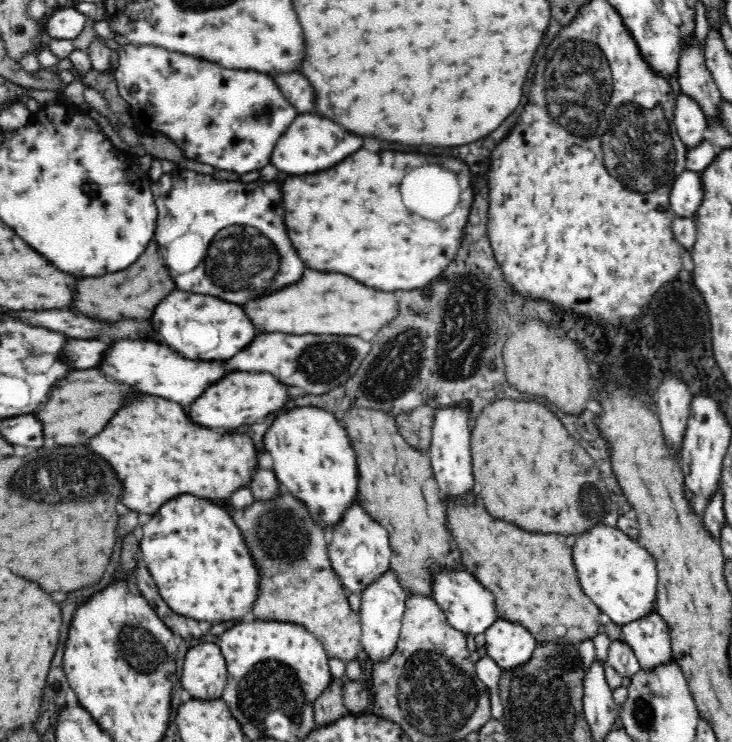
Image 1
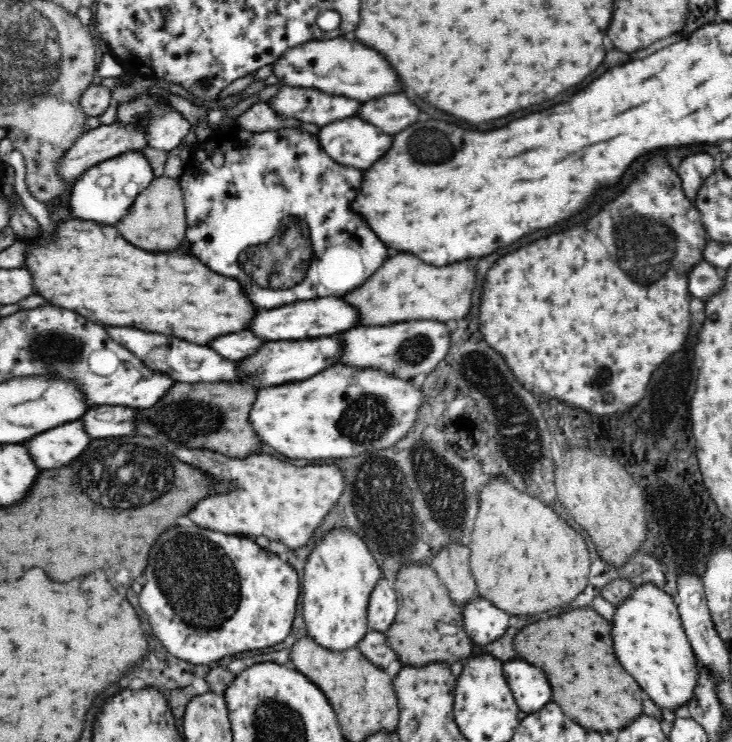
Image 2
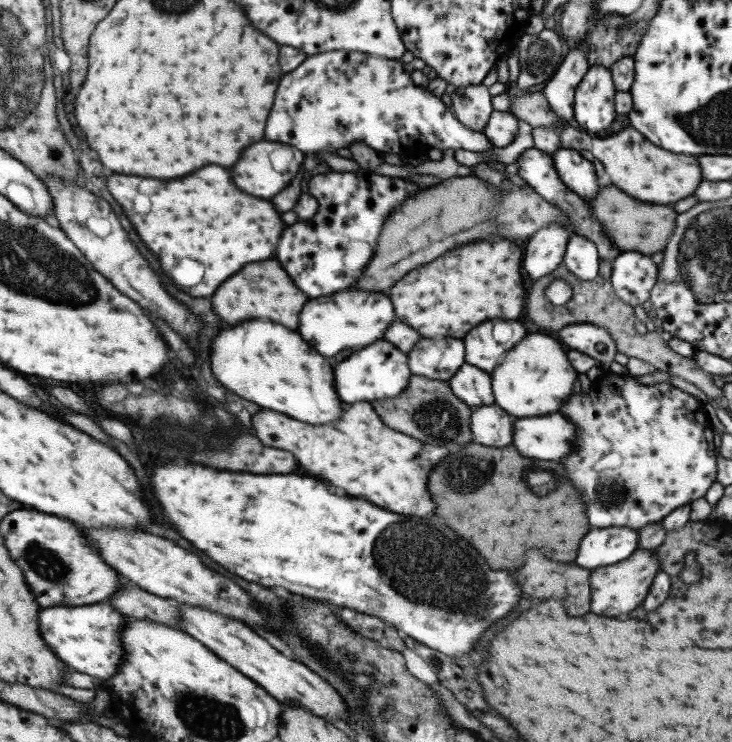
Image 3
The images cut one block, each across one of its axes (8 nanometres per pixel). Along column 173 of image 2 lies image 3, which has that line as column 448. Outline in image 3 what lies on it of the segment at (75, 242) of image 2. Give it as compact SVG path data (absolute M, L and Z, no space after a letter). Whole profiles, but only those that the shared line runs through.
M503 240L503 242L495 242L495 244L477 242L477 244L463 246L463 248L455 248L455 250L451 250L451 252L441 254L441 258L433 260L431 264L425 264L425 266L421 266L421 268L417 268L417 270L411 270L409 274L405 274L405 276L403 276L399 282L395 282L395 284L391 286L391 290L389 290L389 300L391 300L391 304L393 304L393 314L395 314L395 318L397 318L399 322L411 326L413 330L417 330L417 334L423 336L423 338L433 338L433 336L463 338L463 334L465 334L467 330L471 330L473 326L477 326L477 324L483 322L483 320L491 320L491 318L513 320L513 318L517 318L519 312L521 312L521 308L523 308L523 284L521 284L521 274L519 274L519 266L522 266L522 264L519 264L519 260L522 258L522 248L517 248L515 244L509 244L509 242L513 241L505 242L505 240Z

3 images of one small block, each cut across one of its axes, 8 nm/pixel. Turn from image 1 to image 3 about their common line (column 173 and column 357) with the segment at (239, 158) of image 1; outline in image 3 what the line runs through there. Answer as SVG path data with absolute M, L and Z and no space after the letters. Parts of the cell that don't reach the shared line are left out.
M331 50L325 54L315 54L305 58L297 68L285 74L279 80L275 106L267 116L265 140L291 145L301 153L318 153L328 151L334 153L337 148L349 148L353 141L379 151L381 154L414 155L425 153L429 148L439 150L463 149L470 152L486 152L493 147L482 132L465 128L455 118L452 110L447 108L440 98L428 92L426 87L413 84L410 74L403 70L399 59L375 57L362 52L343 52Z

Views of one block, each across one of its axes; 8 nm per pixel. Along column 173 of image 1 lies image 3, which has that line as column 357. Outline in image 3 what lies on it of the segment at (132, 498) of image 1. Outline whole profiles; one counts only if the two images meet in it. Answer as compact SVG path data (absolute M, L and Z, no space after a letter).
M353 402L349 406L343 404L341 418L321 426L309 426L277 412L253 414L251 426L261 444L291 452L305 472L327 480L335 488L345 488L347 496L363 498L395 514L419 517L433 512L433 502L425 492L425 478L429 468L433 468L433 464L441 460L447 450L441 446L423 444L387 428L379 422L377 414L367 402Z

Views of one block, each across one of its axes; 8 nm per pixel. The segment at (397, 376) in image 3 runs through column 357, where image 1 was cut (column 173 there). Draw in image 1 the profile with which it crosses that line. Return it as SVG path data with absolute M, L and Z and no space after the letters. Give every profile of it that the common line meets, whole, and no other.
M140 340L116 342L108 352L102 370L106 374L112 374L112 378L118 382L130 384L146 394L174 400L184 406L198 400L212 384L230 374L230 370L226 368L226 360L188 360L166 344L140 342Z

